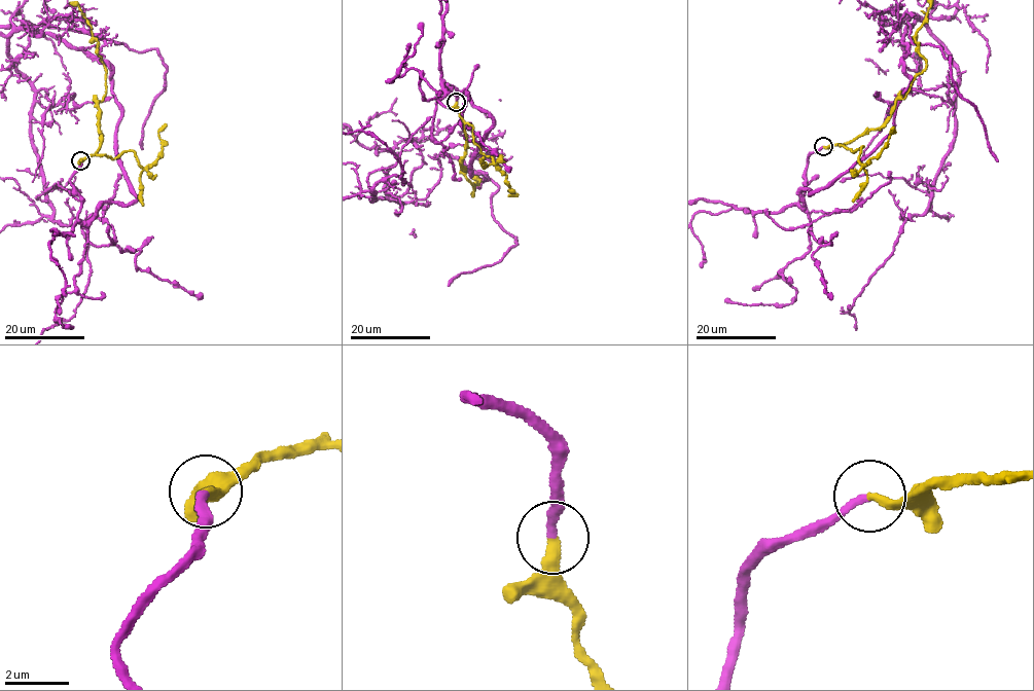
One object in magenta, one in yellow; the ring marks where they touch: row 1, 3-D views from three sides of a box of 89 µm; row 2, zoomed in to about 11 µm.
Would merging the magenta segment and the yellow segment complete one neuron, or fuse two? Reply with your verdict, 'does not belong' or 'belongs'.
belongs

